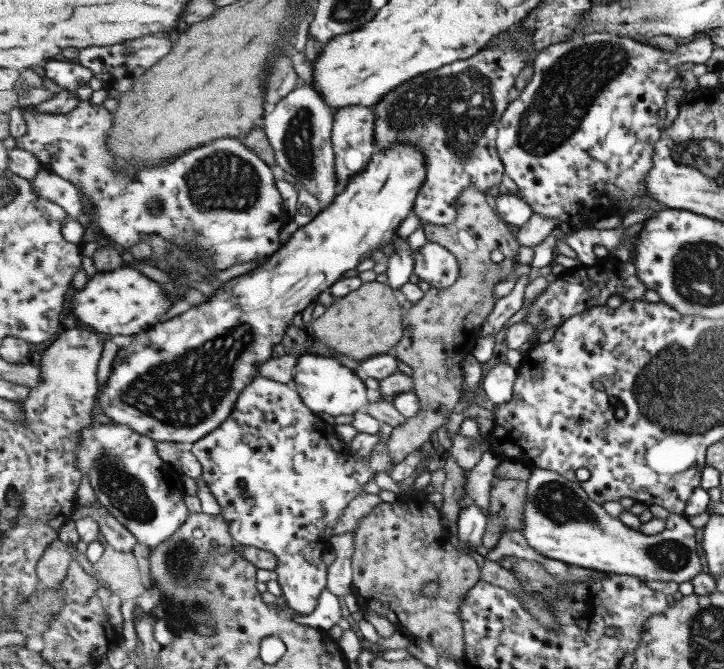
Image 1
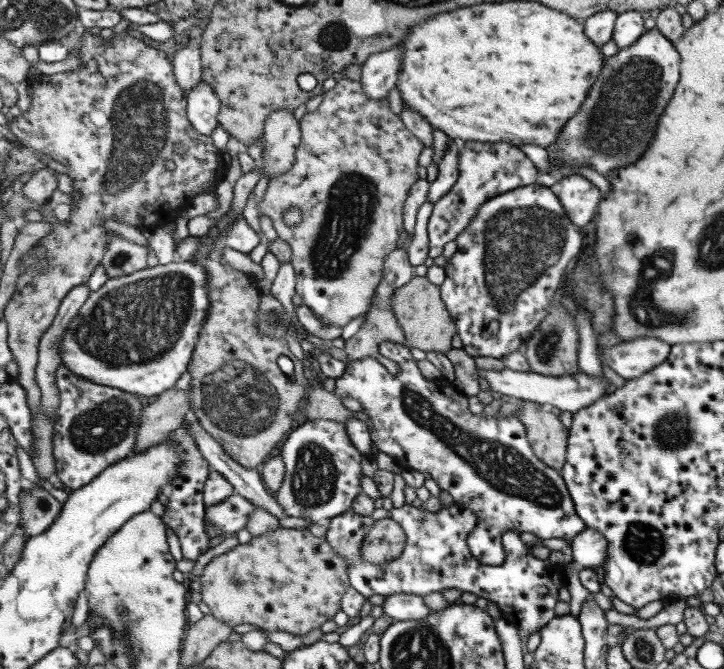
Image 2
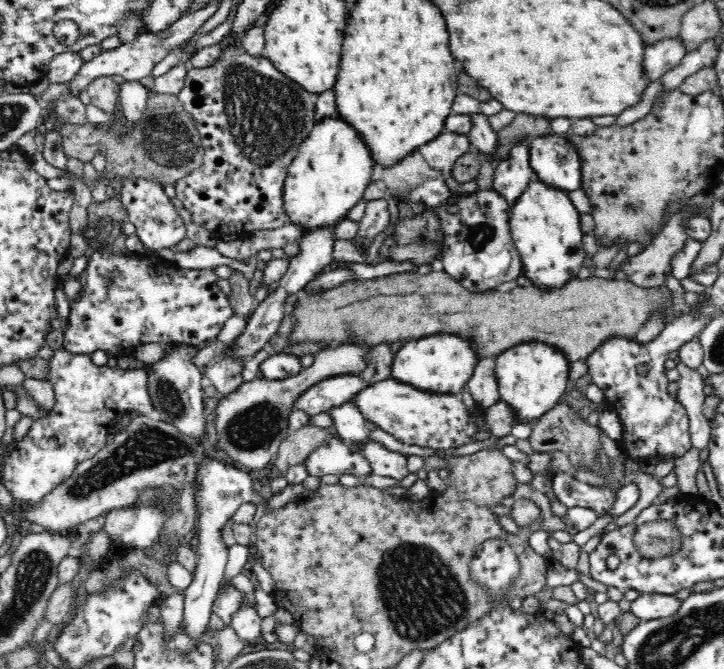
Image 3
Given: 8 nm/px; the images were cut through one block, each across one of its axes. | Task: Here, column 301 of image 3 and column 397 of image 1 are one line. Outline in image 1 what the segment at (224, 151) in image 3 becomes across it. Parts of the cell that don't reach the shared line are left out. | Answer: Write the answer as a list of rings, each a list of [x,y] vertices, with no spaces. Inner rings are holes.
[[[514,28],[503,31],[489,47],[471,58],[423,73],[399,85],[372,108],[376,115],[374,140],[379,151],[387,151],[395,144],[415,144],[426,158],[427,180],[419,191],[414,208],[422,226],[428,223],[443,227],[454,224],[459,216],[458,200],[462,198],[463,191],[477,187],[486,193],[491,186],[503,182],[506,168],[503,168],[498,154],[498,124],[511,104],[509,90],[516,87],[519,73],[530,65],[529,55],[511,43],[513,32]]]

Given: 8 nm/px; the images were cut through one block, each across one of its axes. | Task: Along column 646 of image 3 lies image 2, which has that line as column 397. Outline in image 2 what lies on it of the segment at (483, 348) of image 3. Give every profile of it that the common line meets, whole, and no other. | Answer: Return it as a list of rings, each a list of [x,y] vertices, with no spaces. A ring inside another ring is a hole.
[[[416,274],[394,294],[394,311],[410,344],[424,352],[449,352],[453,338],[458,334],[458,324],[442,297],[442,288],[425,275]]]

